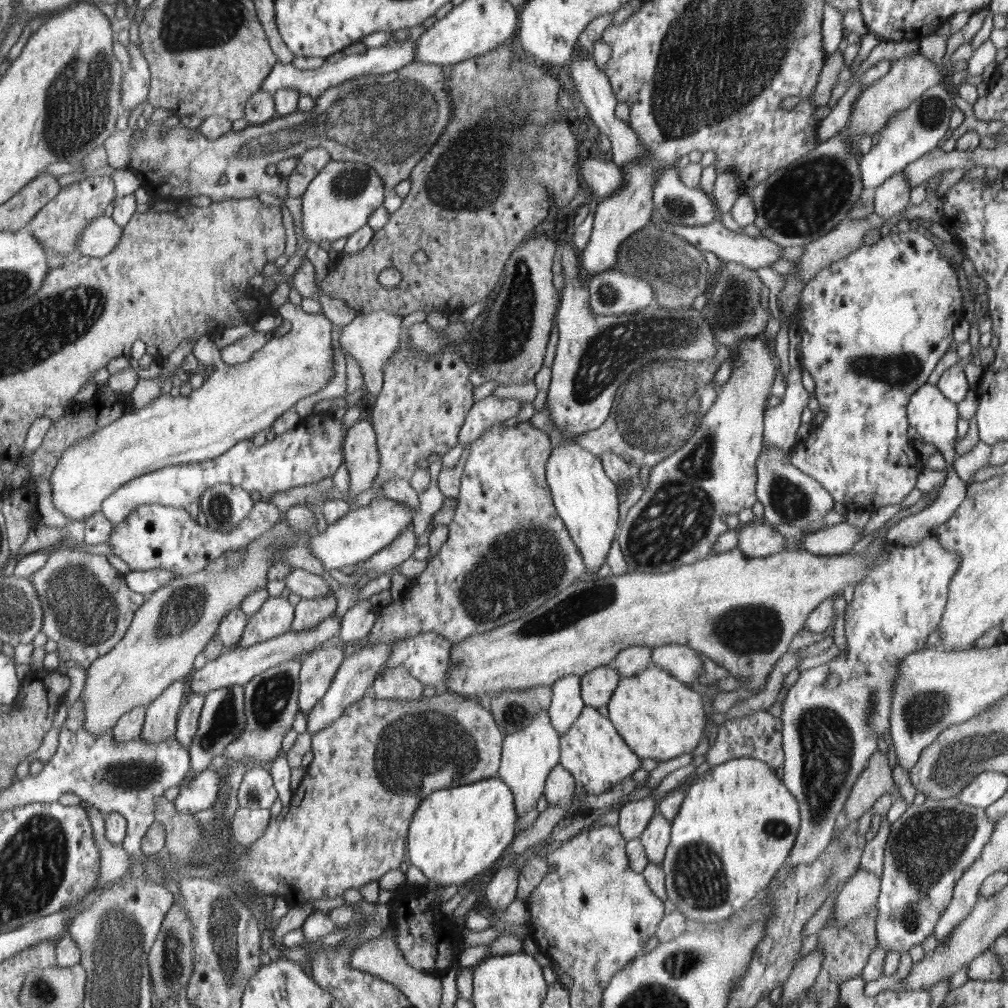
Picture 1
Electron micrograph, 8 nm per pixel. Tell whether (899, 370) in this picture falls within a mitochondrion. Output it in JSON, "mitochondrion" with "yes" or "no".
{"mitochondrion":"yes"}

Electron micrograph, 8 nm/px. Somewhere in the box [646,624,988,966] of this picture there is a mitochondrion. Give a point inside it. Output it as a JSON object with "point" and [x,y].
{"point":[927,845]}

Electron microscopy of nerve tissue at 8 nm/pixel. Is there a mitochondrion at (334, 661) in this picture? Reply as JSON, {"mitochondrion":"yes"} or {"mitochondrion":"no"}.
{"mitochondrion":"no"}

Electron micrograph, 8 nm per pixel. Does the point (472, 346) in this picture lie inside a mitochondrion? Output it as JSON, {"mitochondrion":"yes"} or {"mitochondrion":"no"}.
{"mitochondrion":"yes"}

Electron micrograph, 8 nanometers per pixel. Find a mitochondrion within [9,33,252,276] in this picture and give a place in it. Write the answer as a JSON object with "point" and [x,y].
{"point":[76,106]}

